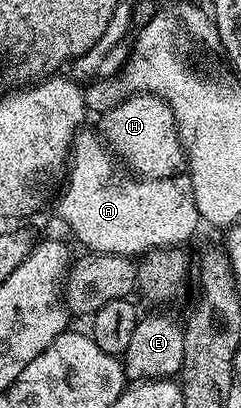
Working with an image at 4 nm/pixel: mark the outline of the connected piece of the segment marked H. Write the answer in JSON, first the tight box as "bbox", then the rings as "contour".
{"bbox":[100,94,185,179],"contour":[[[135,94],[125,99],[117,108],[102,115],[100,122],[104,141],[113,147],[121,162],[127,162],[134,175],[163,179],[172,178],[182,171],[185,164],[183,146],[176,134],[172,110],[159,97],[152,94]]]}

